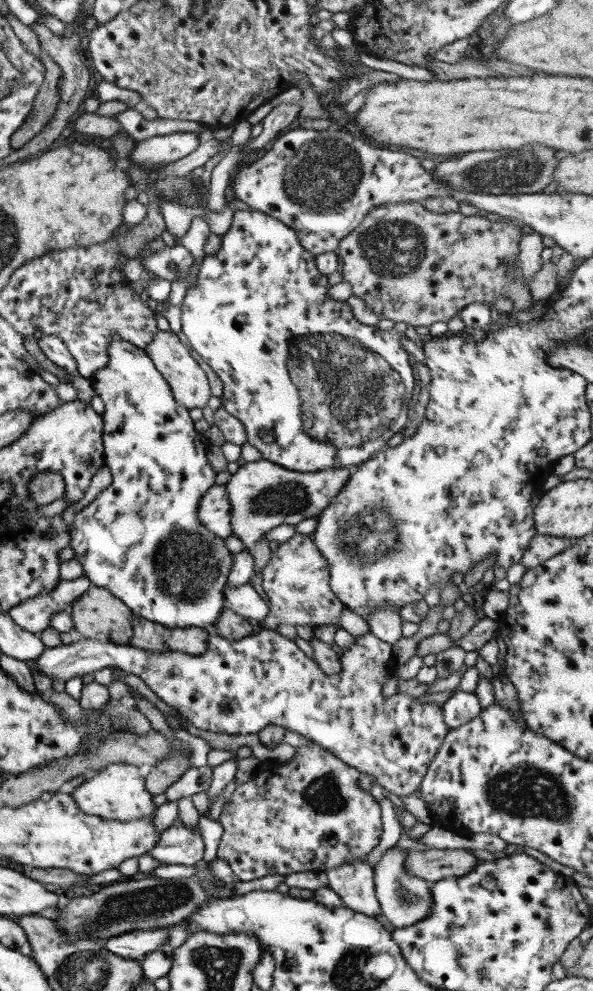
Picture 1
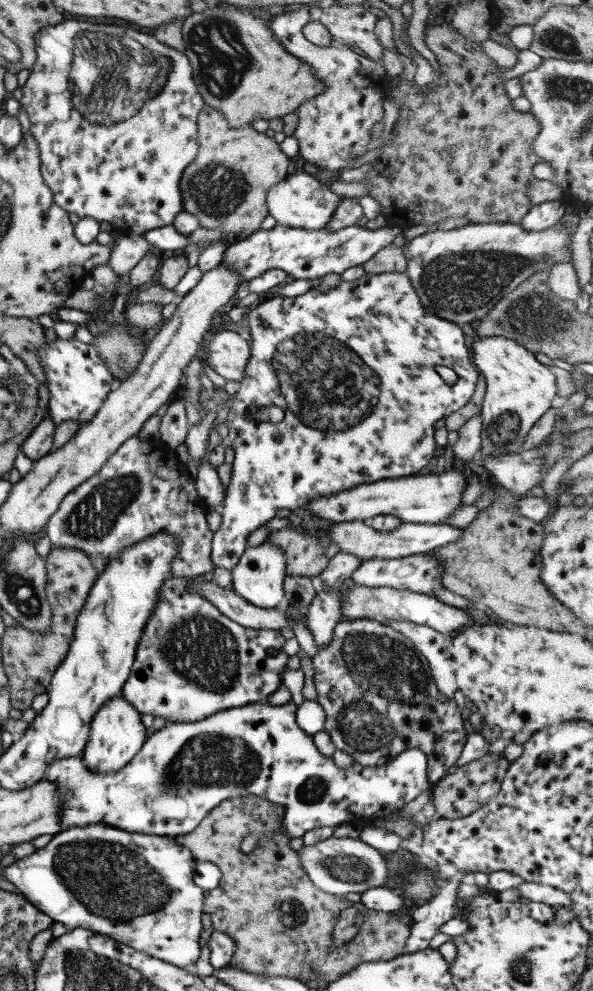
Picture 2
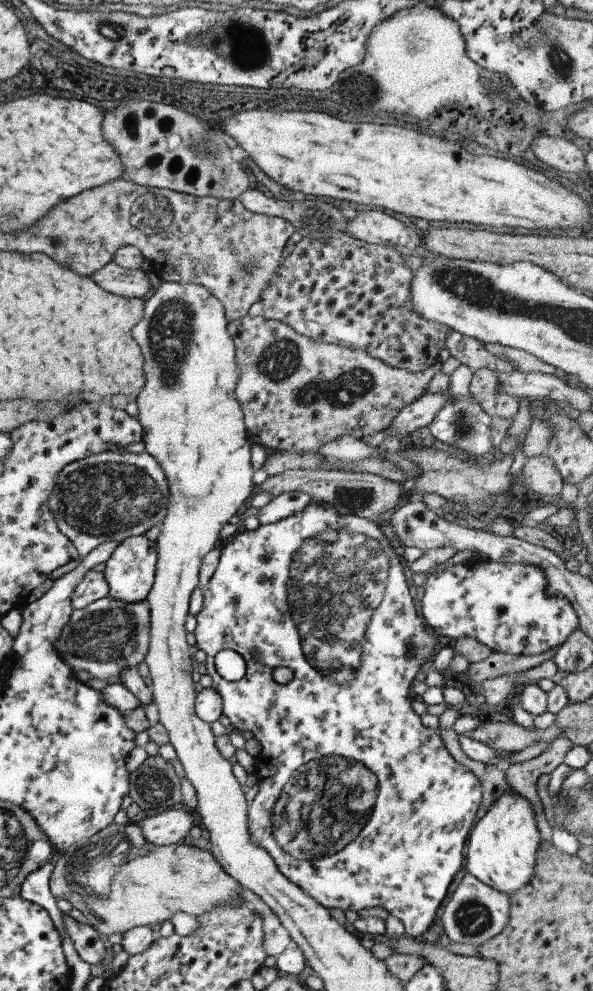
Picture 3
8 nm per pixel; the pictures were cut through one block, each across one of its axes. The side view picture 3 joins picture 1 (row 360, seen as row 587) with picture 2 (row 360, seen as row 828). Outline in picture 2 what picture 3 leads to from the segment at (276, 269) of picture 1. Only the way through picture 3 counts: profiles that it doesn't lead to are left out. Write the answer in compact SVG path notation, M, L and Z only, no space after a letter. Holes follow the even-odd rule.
M363 273L354 281L339 281L334 287L323 286L310 287L305 294L293 298L273 296L255 303L246 313L244 322L249 329L246 336L250 341L250 355L244 366L244 375L239 382L239 388L235 396L228 404L226 426L228 428L227 444L230 444L234 452L233 462L230 464L231 481L225 487L225 497L222 507L219 509L221 525L215 530L211 540L210 559L214 566L230 571L238 562L246 545L245 538L249 533L260 528L271 520L279 509L293 510L303 507L320 497L351 489L352 487L376 482L382 479L395 479L425 472L427 463L431 458L437 458L438 446L433 440L433 424L439 418L445 418L452 412L459 410L473 394L475 383L479 382L480 373L472 363L470 354L467 353L463 332L454 322L436 317L424 310L419 302L414 288L411 286L405 273ZM435 366L445 366L456 374L456 381L445 383L437 372Z

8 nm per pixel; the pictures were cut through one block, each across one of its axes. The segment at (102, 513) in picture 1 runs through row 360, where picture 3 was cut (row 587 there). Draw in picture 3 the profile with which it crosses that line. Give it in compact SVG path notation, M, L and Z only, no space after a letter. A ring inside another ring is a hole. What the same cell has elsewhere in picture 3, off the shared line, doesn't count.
M144 534L122 540L105 561L105 570L102 572L108 588L107 596L127 604L145 601L154 579L155 567L155 542L147 540Z

